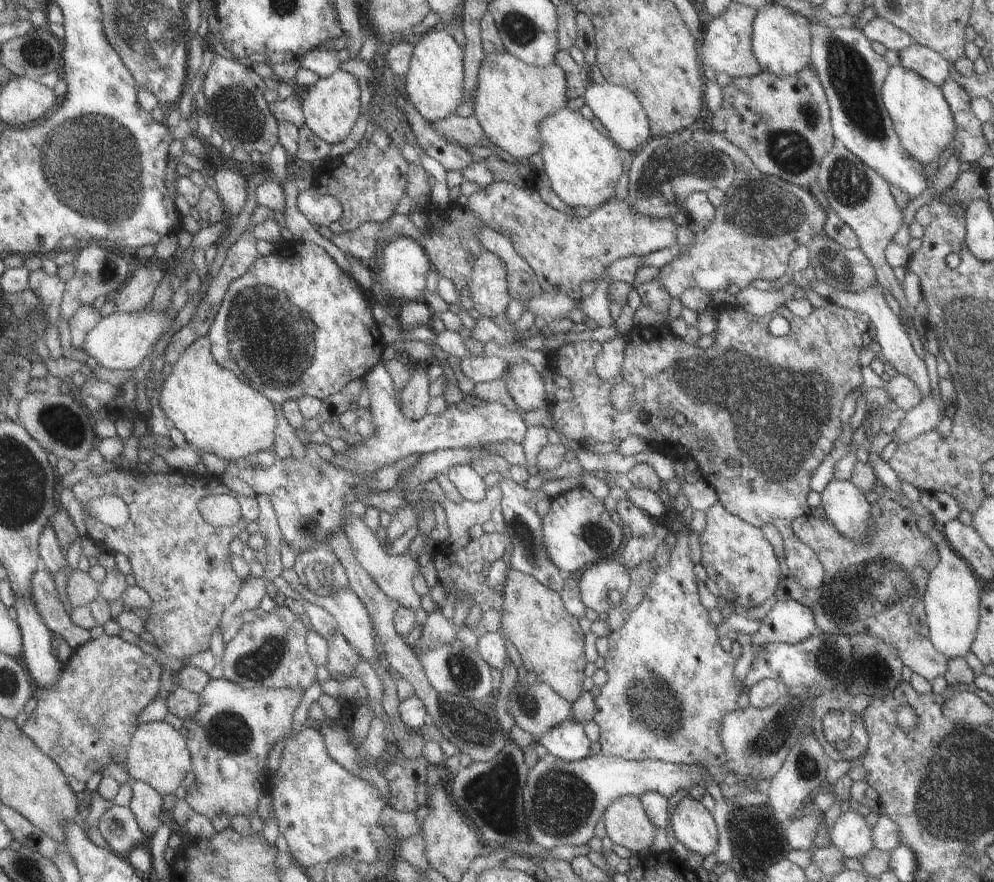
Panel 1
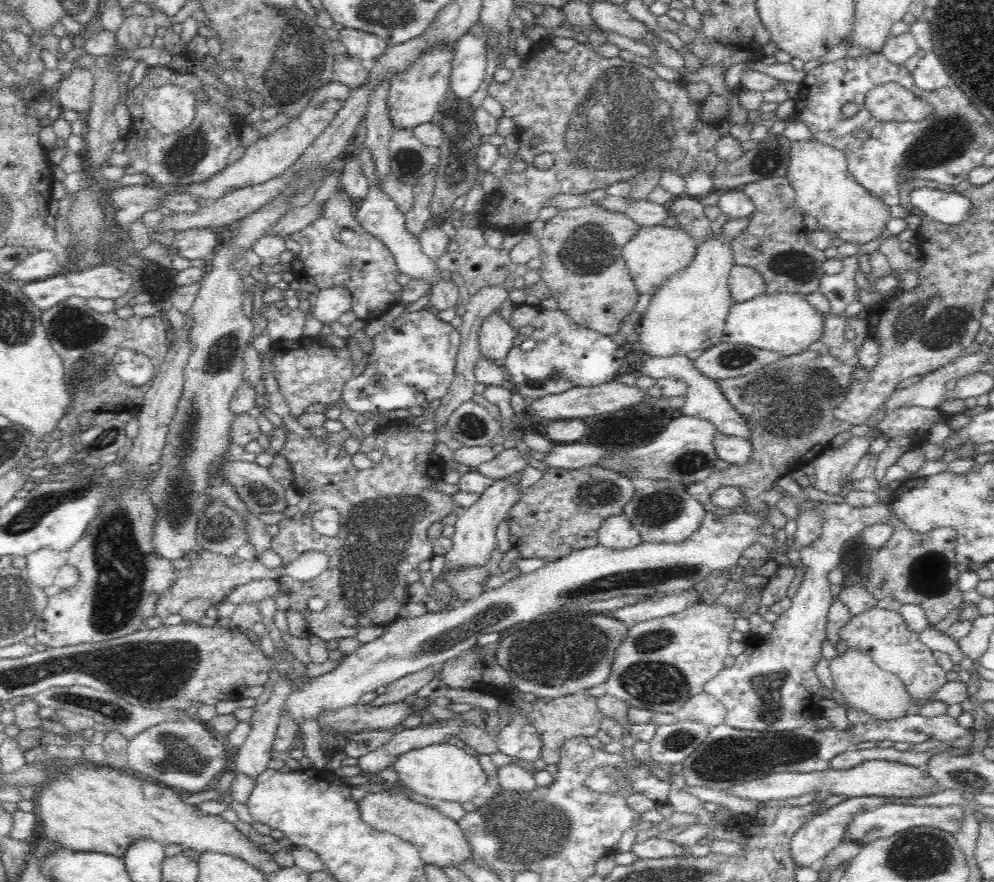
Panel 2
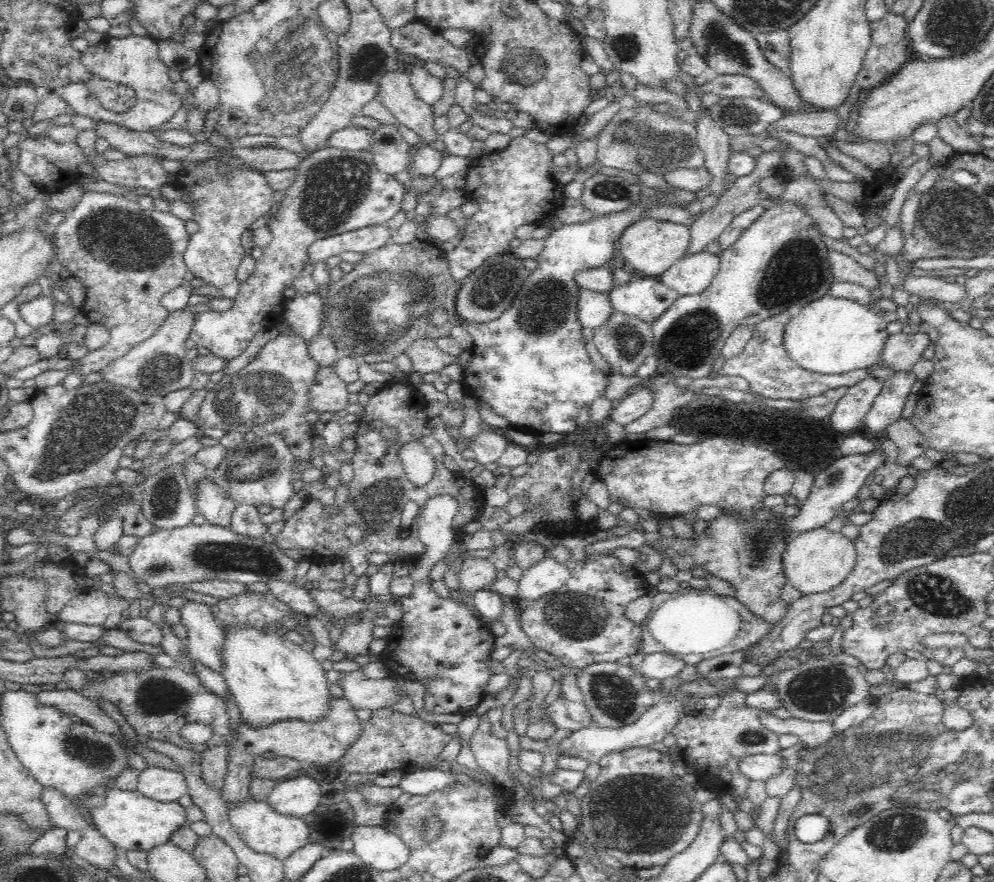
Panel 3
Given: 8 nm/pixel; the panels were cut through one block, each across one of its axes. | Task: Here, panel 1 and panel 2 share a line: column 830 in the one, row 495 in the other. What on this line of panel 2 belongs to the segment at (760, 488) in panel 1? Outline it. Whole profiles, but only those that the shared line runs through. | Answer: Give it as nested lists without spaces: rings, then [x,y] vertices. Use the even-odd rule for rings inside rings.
[[[405,420],[388,422],[386,428],[377,432],[375,439],[374,448],[382,451],[383,459],[366,470],[344,468],[345,450],[340,434],[329,433],[329,436],[329,441],[324,443],[321,438],[302,438],[293,432],[287,434],[281,454],[286,456],[294,473],[291,488],[308,499],[309,509],[300,520],[283,518],[279,523],[279,533],[271,542],[274,552],[283,558],[283,565],[290,564],[306,551],[322,551],[328,555],[328,568],[315,579],[300,582],[291,577],[280,577],[277,580],[279,590],[289,598],[289,610],[300,612],[310,636],[316,636],[326,643],[356,637],[359,629],[367,625],[388,626],[398,619],[400,609],[409,602],[406,574],[417,570],[422,560],[434,557],[433,540],[426,534],[430,524],[454,511],[461,512],[451,495],[440,488],[435,489],[441,483],[441,473],[448,463],[434,453],[435,436],[432,431],[421,431]],[[326,507],[336,508],[339,513],[339,531],[333,537],[319,535],[312,528],[309,518],[317,510]],[[315,596],[326,601],[326,608],[322,612],[309,609],[308,603]]]

